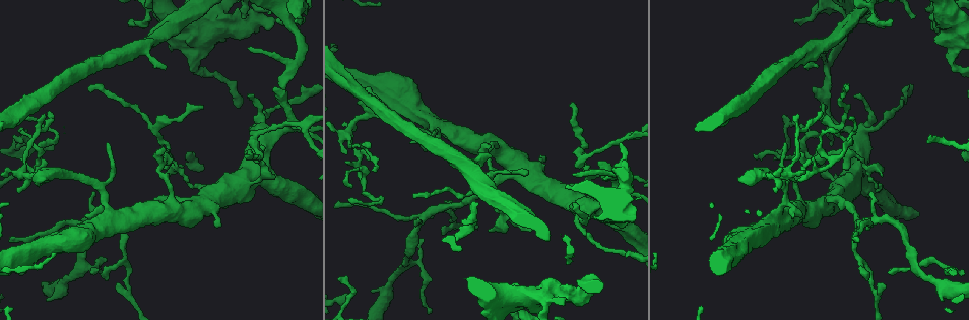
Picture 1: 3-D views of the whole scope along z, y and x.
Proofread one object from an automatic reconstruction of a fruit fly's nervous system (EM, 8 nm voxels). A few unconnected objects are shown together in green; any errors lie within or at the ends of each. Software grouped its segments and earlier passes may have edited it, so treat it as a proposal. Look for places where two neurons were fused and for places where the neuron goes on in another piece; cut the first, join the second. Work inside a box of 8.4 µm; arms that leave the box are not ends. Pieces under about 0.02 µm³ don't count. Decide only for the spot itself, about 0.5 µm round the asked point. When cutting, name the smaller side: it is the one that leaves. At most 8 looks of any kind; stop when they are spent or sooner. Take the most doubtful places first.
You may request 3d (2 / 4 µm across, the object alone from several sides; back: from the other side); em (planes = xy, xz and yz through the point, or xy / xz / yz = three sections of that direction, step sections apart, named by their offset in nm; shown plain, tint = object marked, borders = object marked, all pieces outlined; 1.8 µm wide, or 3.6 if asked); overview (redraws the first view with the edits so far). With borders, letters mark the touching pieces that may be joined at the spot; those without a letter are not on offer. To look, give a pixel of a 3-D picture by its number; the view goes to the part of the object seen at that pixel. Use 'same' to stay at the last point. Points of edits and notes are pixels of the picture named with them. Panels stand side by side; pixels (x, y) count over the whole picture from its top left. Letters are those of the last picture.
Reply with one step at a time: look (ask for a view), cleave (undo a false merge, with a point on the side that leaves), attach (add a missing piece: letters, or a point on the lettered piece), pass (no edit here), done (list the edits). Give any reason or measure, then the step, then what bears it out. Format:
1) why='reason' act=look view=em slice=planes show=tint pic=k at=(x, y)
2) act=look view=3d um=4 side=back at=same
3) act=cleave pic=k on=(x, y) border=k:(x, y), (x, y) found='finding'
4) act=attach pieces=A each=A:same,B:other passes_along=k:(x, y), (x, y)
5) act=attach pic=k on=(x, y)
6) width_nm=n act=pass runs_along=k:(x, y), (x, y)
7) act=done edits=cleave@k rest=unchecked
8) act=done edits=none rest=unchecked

act=look view=em slice=planes show=tint pic=1 at=(252, 147)

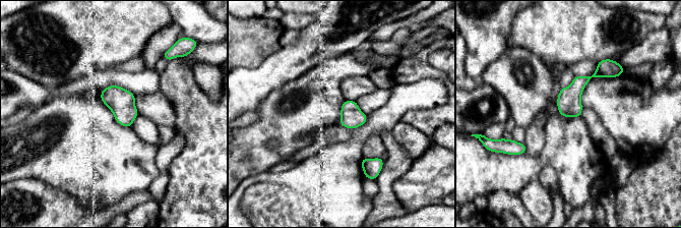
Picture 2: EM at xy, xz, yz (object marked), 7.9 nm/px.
act=look view=em slice=planes show=borders at=same

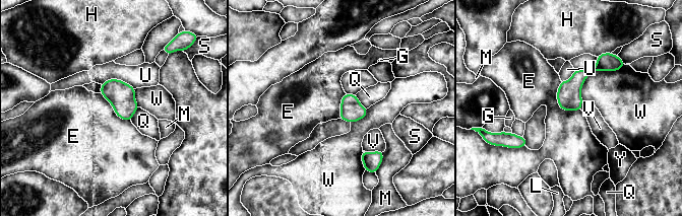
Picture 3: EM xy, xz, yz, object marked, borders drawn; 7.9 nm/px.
act=pass each=E:other,G:other,H:other,L:other,M:other,Q:other,S:other,U:other,V:other,W:other,Y:other border=3:(560, 81), (558, 105), (580, 111) found='one neuron here'

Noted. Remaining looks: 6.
why='branch stops here' act=look view=em slice=planes show=borders pic=1 at=(810, 67)

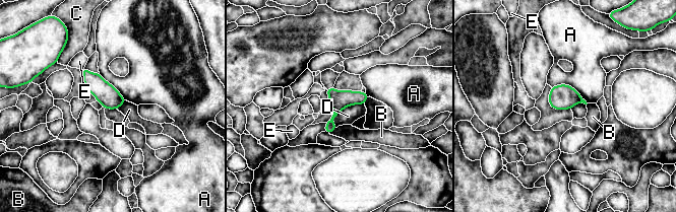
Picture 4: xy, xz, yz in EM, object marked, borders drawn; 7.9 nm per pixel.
act=pass each=A:other,B:other,C:other,D:other,E:other runs_along=4:(365, 96), (349, 97), (327, 129) found='no lettered piece goes on from it'

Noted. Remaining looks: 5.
why='narrows sharply' act=look view=em slice=xy step=16 show=tint pic=1 at=(170, 153)

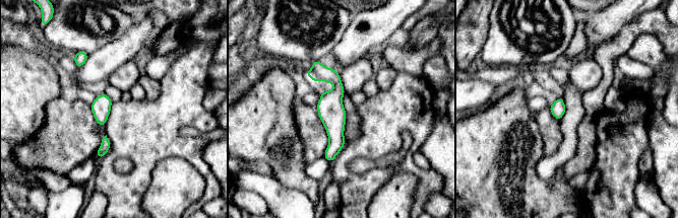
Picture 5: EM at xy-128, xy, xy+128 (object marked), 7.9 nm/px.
act=look view=em slice=planes show=borders at=same

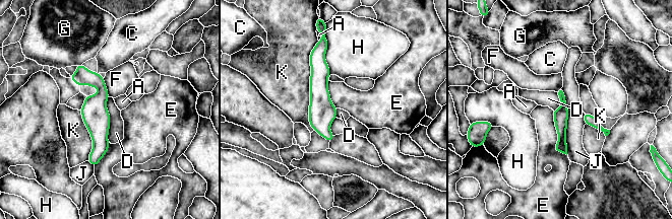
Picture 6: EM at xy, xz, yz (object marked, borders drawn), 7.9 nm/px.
longest_contact=K:700nm act=pass each=A:other,C:other,D:other,E:other,F:other,G:other,H:other,J:other,K:other border=6:(109, 96), (108, 141) found='continuous, no second neuron'

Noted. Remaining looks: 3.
act=done edits=none rest=unchecked

